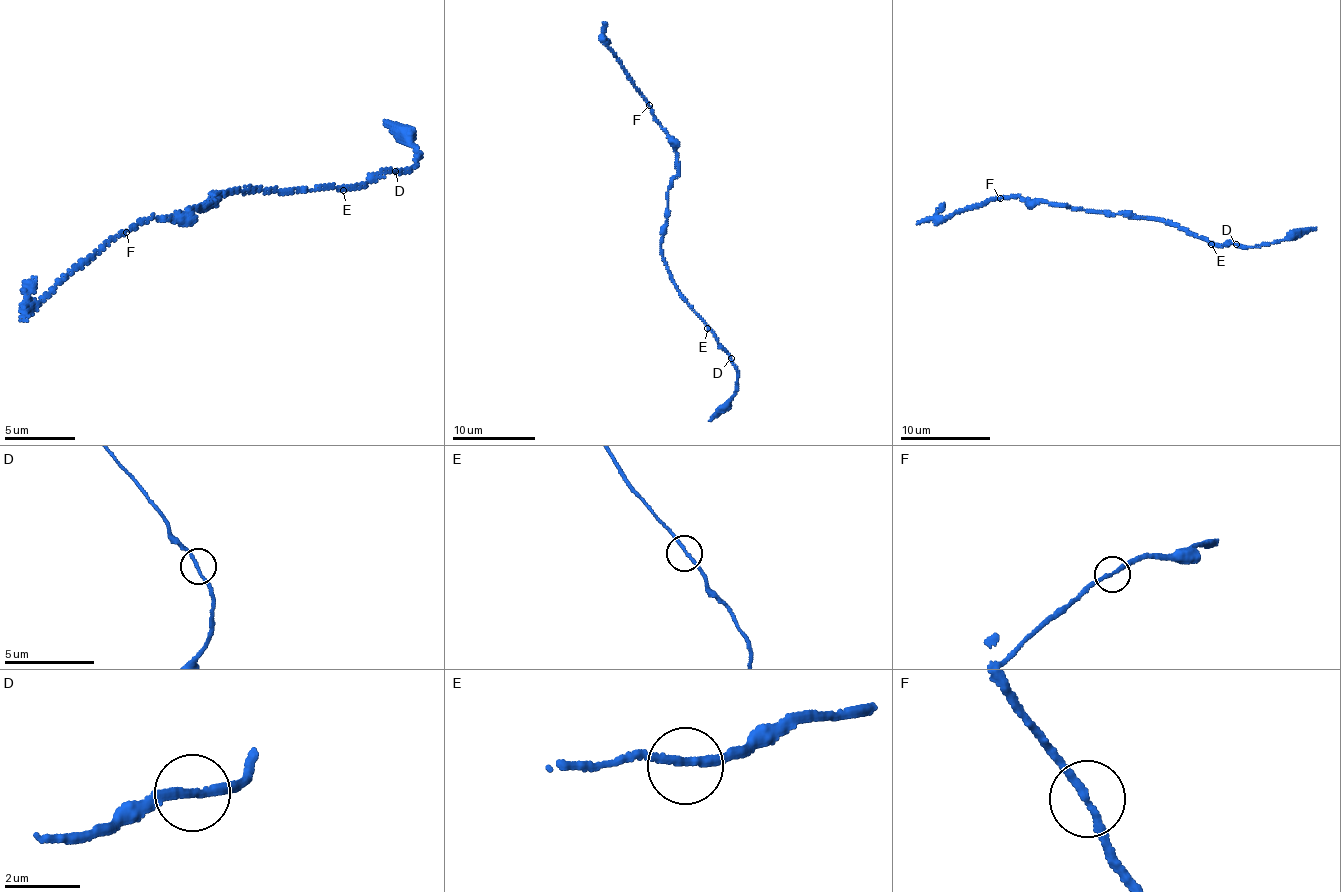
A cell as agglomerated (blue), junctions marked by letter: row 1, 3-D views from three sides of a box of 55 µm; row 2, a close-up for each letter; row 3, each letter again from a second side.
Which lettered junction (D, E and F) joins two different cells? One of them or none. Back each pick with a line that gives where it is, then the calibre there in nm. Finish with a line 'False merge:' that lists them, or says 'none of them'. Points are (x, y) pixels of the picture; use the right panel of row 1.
False merge: none of them

